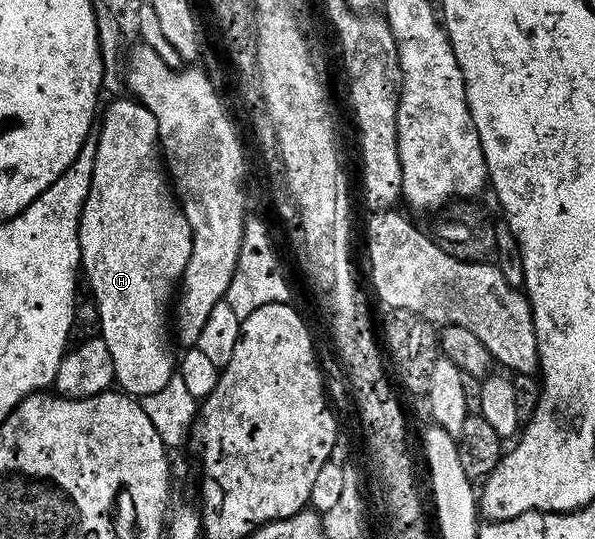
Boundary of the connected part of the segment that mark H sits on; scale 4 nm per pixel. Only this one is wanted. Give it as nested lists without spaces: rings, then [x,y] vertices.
[[[114,99],[106,109],[106,118],[101,118],[100,128],[97,130],[98,150],[96,151],[96,163],[94,164],[94,174],[92,175],[92,187],[86,200],[86,206],[82,209],[82,222],[80,223],[80,247],[82,248],[81,272],[90,280],[90,289],[94,292],[94,301],[98,304],[98,317],[102,320],[101,340],[105,341],[108,351],[112,351],[112,363],[114,364],[114,380],[117,388],[121,392],[135,398],[143,399],[156,395],[157,392],[164,391],[168,383],[176,376],[176,357],[170,350],[172,345],[172,306],[176,301],[176,294],[182,284],[182,276],[186,274],[188,263],[192,259],[192,247],[194,246],[194,236],[192,227],[188,223],[186,213],[175,194],[173,184],[168,176],[167,166],[164,164],[164,154],[162,146],[158,140],[158,124],[156,115],[138,104],[137,100]]]

